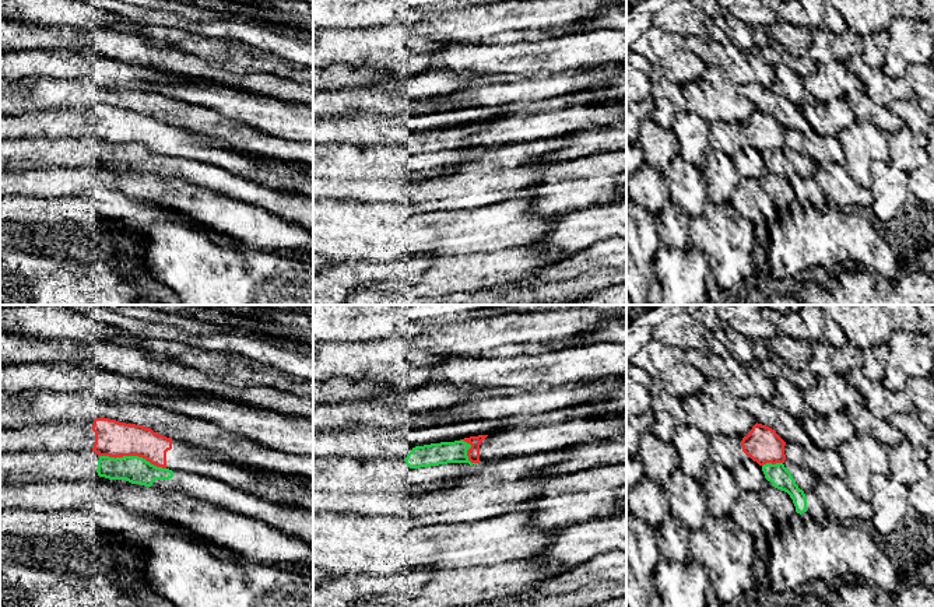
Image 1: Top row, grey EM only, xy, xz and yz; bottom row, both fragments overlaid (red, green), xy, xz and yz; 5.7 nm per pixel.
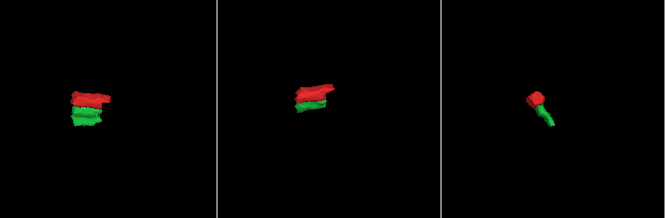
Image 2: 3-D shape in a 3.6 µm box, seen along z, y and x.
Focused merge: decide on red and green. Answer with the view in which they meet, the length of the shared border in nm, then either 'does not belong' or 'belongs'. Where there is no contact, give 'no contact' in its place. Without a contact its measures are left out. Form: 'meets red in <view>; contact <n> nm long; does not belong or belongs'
meets red in xy; contact 400 nm long; does not belong

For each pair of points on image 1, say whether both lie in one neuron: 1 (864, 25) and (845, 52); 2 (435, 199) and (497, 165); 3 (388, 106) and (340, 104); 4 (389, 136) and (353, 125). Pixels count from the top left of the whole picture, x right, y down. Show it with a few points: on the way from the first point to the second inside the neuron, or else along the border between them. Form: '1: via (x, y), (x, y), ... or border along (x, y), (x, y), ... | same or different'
1: border along (885, 28), (861, 37), (849, 32) | different
2: via (450, 192), (470, 188), (481, 181) | same
3: via (376, 102), (351, 102) | same
4: via (381, 129), (361, 129) | same

